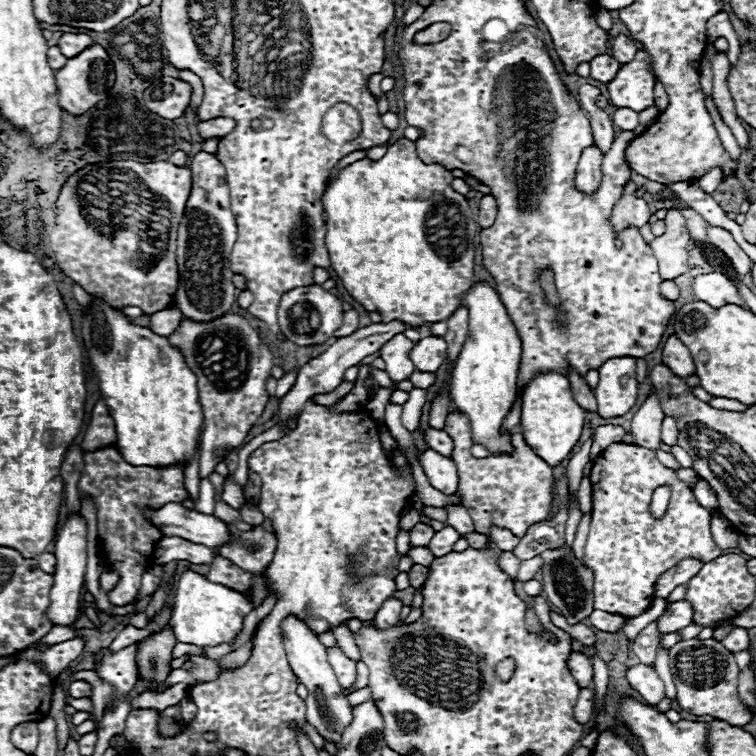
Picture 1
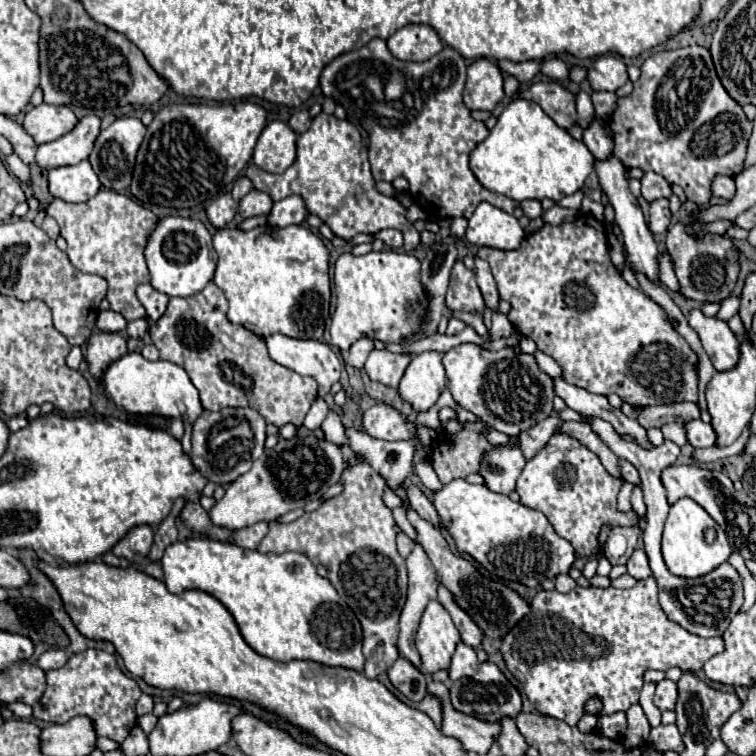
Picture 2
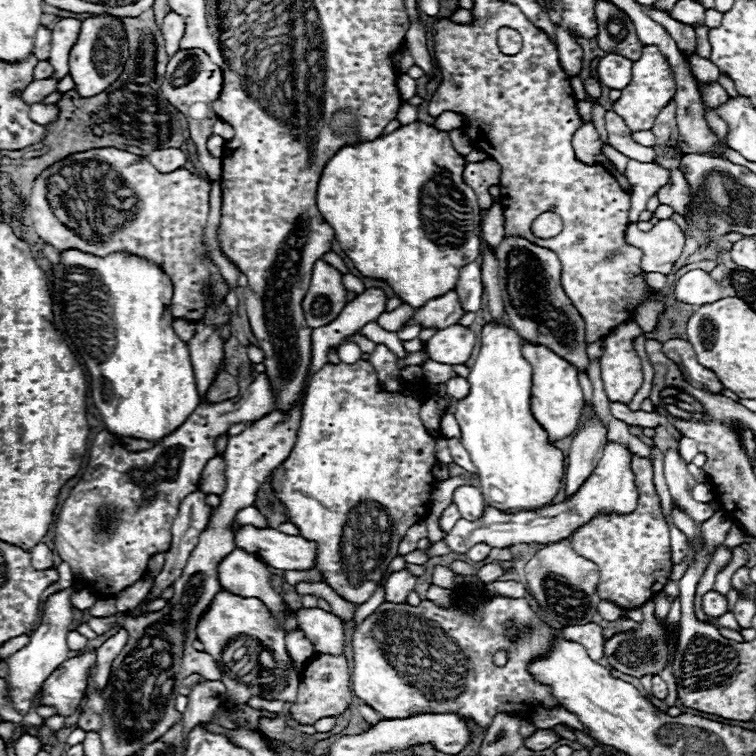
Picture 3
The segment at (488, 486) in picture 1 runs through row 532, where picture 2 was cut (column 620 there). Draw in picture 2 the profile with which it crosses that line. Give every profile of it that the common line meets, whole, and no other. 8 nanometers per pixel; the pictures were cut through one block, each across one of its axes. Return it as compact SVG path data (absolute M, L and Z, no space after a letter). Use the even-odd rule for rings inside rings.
M554 434L548 444L526 462L516 492L524 506L540 510L548 518L556 534L566 538L576 548L578 556L588 558L596 552L602 524L632 526L638 520L636 514L618 512L616 496L620 488L622 480L610 476L594 452L566 434Z

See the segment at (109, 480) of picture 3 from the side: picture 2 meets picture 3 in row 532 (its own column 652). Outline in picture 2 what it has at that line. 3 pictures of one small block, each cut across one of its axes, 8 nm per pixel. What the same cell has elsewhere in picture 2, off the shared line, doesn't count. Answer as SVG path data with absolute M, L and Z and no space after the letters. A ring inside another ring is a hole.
M696 44L648 56L642 64L640 78L634 82L632 94L618 98L618 108L610 120L614 132L614 156L626 168L642 168L644 172L664 176L670 184L682 186L686 198L698 206L708 206L712 198L710 182L714 176L736 176L744 168L746 144L752 134L752 122L716 76L710 52Z

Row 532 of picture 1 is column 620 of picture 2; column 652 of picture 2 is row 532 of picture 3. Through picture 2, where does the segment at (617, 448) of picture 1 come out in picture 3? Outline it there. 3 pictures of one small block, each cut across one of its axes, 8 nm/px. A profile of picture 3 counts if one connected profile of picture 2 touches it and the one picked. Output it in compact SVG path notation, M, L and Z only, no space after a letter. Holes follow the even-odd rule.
M632 456L632 472L636 472L638 506L628 516L602 516L574 534L572 548L578 556L592 560L600 568L598 594L624 610L638 608L648 602L668 582L670 560L670 528L662 514L660 496L652 480L652 464L646 458Z

